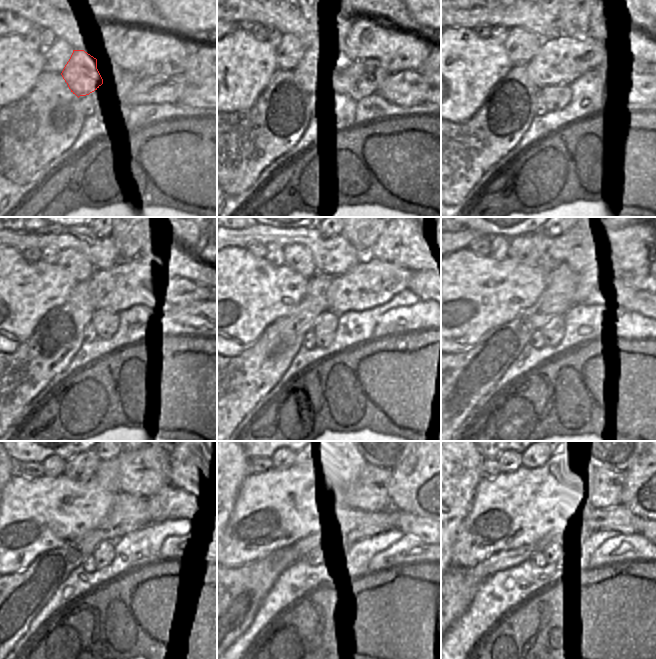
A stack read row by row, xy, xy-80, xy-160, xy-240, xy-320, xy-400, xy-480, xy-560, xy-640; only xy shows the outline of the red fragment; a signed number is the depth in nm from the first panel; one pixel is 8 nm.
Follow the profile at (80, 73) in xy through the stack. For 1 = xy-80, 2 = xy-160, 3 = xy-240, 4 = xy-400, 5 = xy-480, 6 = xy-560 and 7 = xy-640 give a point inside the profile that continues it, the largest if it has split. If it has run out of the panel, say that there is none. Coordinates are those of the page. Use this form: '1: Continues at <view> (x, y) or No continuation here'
1: Continues at xy-80 (319, 68)
2: Continues at xy-160 (559, 61)
3: Continues at xy-240 (128, 283)
4: Continues at xy-400 (592, 290)
5: Continues at xy-480 (160, 510)
6: Continues at xy-560 (408, 523)
7: Continues at xy-640 (644, 532)

